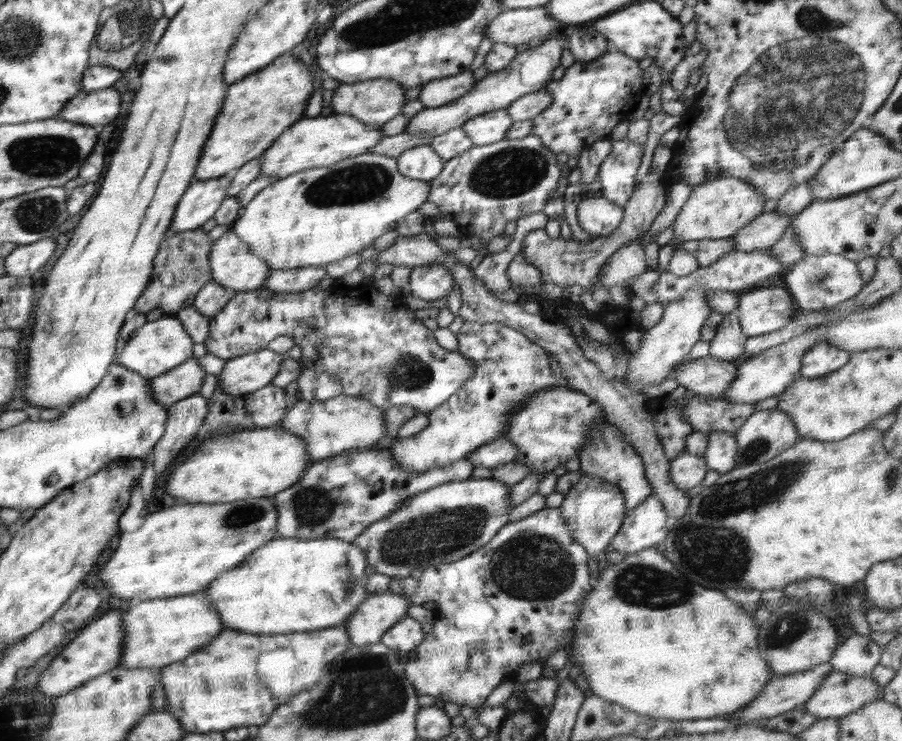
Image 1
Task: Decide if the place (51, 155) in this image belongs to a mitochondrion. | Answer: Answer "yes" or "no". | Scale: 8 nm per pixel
yes

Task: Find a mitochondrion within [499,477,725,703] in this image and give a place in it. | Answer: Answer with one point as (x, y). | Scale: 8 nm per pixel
(647, 585)

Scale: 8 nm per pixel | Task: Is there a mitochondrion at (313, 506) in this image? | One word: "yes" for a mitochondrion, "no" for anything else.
yes

